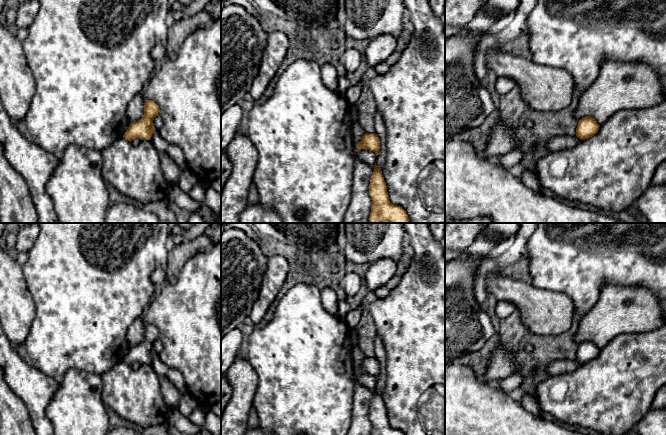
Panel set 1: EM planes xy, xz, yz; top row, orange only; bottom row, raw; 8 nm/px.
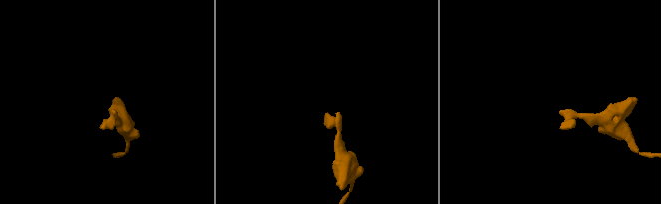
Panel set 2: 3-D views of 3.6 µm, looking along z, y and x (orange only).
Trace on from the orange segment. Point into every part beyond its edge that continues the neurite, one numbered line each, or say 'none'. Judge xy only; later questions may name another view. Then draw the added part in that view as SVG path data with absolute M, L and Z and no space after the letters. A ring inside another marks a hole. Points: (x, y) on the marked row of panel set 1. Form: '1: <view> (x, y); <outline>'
none

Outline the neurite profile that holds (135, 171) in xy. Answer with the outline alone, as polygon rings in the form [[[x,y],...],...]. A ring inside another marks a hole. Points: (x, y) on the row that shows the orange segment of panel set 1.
[[[122,137],[101,153],[103,178],[120,193],[143,205],[167,197],[170,183],[162,173],[161,153],[151,140],[133,145]]]

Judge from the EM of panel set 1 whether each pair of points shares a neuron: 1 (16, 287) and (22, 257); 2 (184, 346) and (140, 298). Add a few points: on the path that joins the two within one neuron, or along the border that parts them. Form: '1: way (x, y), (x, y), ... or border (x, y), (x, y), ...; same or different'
1: border (15, 259), (21, 266); different
2: border (154, 296), (141, 315); different

